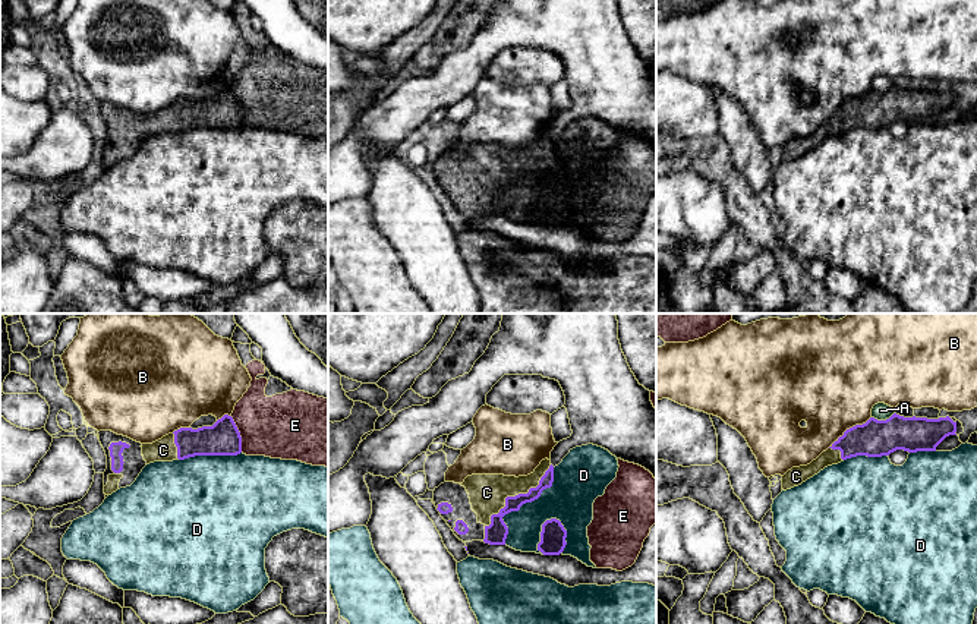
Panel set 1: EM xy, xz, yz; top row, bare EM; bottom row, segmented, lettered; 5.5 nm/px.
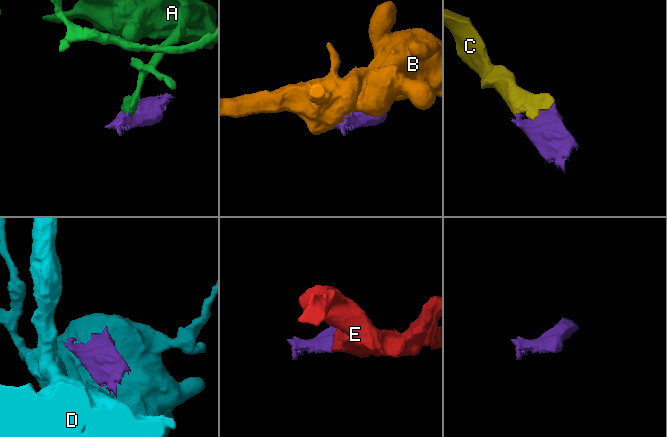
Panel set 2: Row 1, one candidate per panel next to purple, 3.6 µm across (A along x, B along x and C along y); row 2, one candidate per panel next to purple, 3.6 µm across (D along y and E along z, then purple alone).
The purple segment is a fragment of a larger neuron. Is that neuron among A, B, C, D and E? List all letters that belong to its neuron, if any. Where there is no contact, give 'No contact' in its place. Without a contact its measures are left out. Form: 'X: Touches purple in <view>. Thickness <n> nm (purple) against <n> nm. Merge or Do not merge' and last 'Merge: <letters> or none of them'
A: Touches purple in yz. Thickness 200 nm (purple) against 90 nm. Do not merge
B: Touches purple in yz. Thickness 200 nm (purple) against 480 nm. Do not merge
C: Touches purple in xz. Thickness 120 nm (purple) against 200 nm. Merge
D: Touches purple in xz. Thickness 120 nm (purple) against 240 nm. Do not merge
E: Touches purple in xy. Thickness 190 nm (purple) against 360 nm. Do not merge
Merge: C

